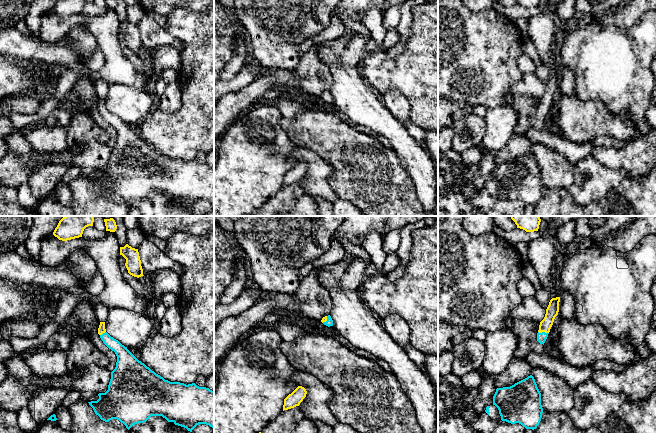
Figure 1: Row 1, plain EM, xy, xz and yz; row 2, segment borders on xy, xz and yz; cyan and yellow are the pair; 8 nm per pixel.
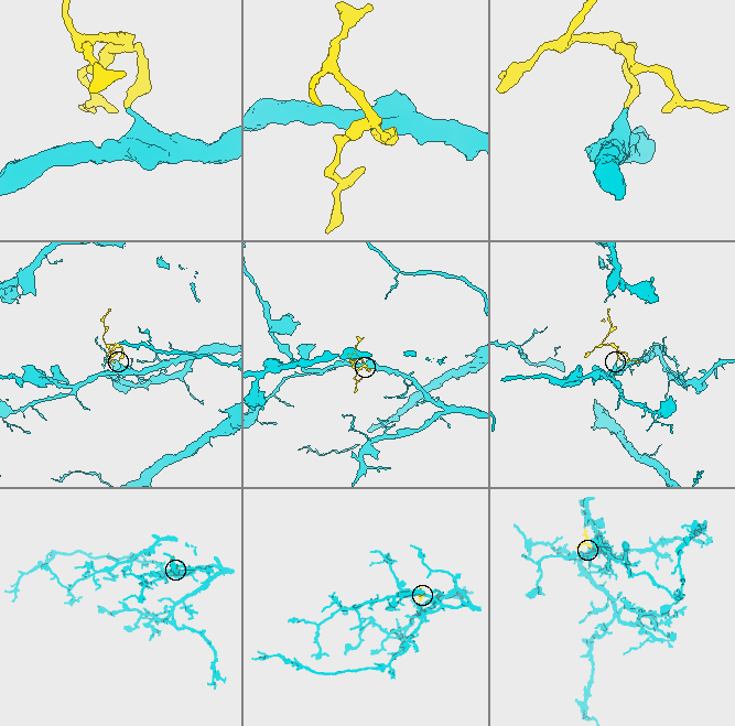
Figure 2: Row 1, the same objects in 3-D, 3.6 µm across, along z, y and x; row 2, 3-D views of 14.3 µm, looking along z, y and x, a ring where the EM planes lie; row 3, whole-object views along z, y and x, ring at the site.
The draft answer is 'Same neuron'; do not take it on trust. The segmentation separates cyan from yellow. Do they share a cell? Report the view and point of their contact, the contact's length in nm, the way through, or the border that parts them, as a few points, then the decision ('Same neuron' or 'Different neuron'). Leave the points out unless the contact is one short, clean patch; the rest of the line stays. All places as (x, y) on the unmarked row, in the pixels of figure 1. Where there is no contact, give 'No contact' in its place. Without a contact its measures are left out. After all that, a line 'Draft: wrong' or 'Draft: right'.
Touches cyan at yz (543, 108). Shared border 90 nm. Path across: yz (541, 113), (543, 108), (552, 86). Same neuron
Draft: right

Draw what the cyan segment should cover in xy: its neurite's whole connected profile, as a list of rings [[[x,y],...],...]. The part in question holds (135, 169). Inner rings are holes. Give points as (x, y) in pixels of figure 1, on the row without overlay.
[[[105,98],[98,104],[103,119],[117,132],[115,145],[111,148],[108,166],[99,169],[97,177],[88,178],[101,196],[117,195],[129,206],[133,201],[146,198],[151,192],[162,192],[168,198],[192,206],[199,200],[214,204],[214,167],[199,163],[195,159],[170,158],[156,150],[139,137],[124,121],[111,113],[105,105]]]

